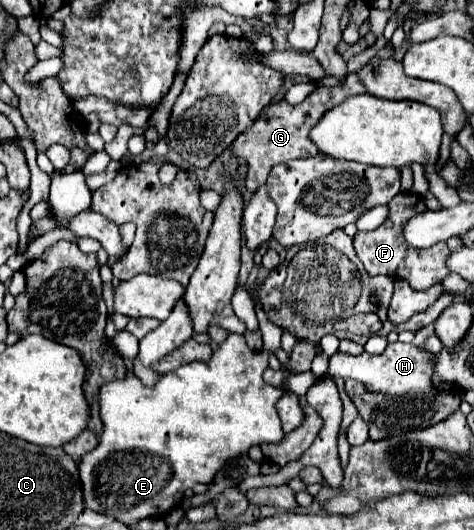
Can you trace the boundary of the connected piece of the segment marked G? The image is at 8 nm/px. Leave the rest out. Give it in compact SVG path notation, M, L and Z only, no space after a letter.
M350 73L346 77L346 83L344 85L340 85L340 87L322 87L322 85L318 85L298 105L288 105L286 101L274 101L272 105L268 105L268 109L254 121L254 125L250 125L250 129L246 129L242 135L238 135L236 141L230 145L232 155L236 159L246 159L248 165L250 165L250 175L248 175L246 189L250 193L254 193L254 189L266 185L266 177L268 177L270 169L274 165L278 165L278 163L286 163L286 161L292 161L292 159L320 155L320 149L310 139L310 131L314 129L314 125L332 107L340 105L348 97L362 95L362 93L366 93L364 85L360 85L358 77L354 73Z

